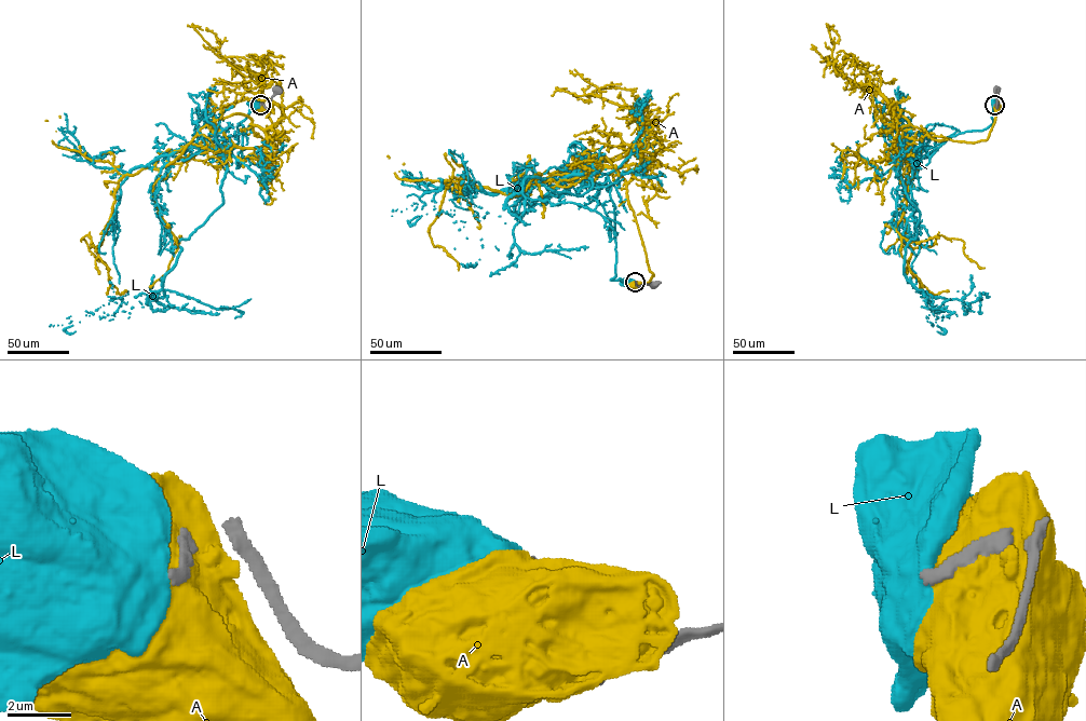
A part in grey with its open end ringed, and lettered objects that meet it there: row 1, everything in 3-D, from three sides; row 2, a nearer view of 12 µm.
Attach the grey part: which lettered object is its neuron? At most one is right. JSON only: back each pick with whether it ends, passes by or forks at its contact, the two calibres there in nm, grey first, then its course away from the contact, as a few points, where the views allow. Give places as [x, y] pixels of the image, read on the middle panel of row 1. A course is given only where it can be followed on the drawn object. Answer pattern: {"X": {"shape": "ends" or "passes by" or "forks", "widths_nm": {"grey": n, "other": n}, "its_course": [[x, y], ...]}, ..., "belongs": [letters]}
{"belongs": []}

